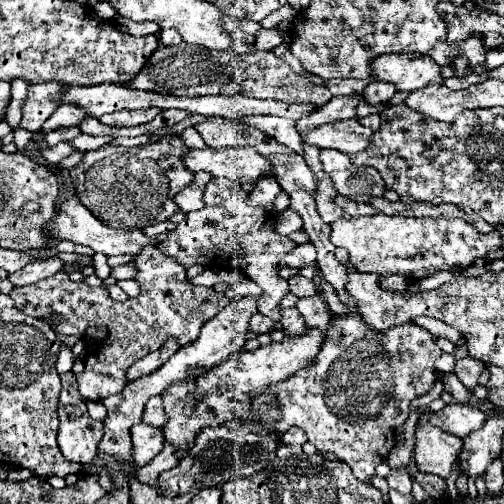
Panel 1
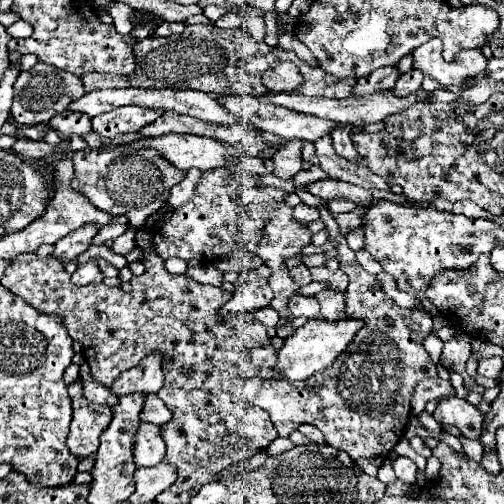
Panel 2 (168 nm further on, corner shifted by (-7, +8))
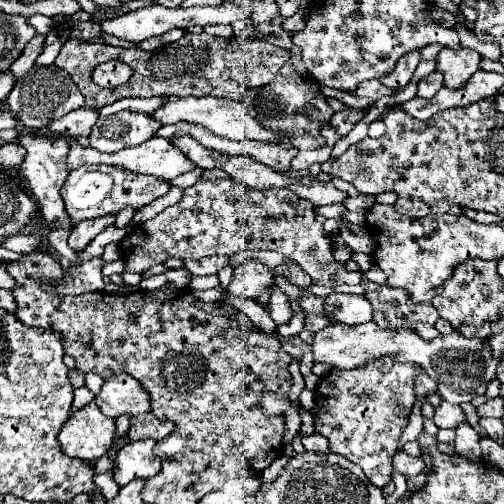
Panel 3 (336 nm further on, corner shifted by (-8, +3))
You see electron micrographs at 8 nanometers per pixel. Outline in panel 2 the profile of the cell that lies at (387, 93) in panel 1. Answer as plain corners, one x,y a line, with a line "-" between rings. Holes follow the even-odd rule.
411,70
411,72
403,74
403,76
399,76
393,92
395,92
397,96
409,96
409,94
421,90
421,82
423,82
423,72

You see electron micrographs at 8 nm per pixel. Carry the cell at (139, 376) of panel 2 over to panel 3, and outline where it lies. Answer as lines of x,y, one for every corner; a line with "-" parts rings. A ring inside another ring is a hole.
120,373
116,379
108,379
102,385
100,395
94,399
96,405
108,417
118,417
122,413
136,415
150,411
150,395
132,375

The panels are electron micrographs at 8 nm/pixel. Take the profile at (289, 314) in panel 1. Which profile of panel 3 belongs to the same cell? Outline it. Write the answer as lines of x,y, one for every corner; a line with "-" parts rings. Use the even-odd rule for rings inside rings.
304,295
300,299
300,307
306,315
312,315
312,313
324,313
324,299
322,297
316,297
316,295

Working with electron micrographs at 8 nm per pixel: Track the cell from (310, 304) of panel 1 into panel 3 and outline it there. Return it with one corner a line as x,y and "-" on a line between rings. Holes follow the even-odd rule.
332,293
324,299
324,311
330,321
344,325
360,325
372,319
372,305
362,295

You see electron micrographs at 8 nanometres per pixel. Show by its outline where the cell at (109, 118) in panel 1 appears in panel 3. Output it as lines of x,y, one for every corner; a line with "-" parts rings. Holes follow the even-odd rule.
118,111
110,117
100,117
90,133
90,147
114,153
124,147
140,145
154,137
162,123
154,117
144,117
144,113
132,113
132,111

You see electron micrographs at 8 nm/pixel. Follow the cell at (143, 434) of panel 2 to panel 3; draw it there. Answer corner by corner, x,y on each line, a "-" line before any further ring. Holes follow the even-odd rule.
154,439
128,441
116,455
114,481
124,487
132,479
150,479
160,471
160,459
154,455

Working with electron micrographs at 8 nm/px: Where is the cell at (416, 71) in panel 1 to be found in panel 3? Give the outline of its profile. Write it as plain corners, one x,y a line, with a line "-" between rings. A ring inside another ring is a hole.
442,49
436,55
436,71
444,75
444,85
450,89
462,89
472,73
478,71
482,57
478,51
460,49
460,53
452,49

